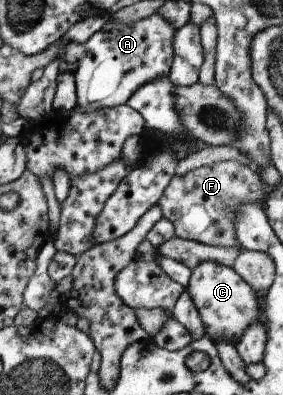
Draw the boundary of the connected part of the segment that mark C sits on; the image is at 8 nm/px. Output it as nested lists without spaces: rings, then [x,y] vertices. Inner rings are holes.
[[[212,261],[201,262],[191,270],[184,288],[202,321],[205,336],[216,343],[226,341],[235,346],[249,325],[261,319],[262,310],[256,301],[257,294],[231,266],[219,265]]]

